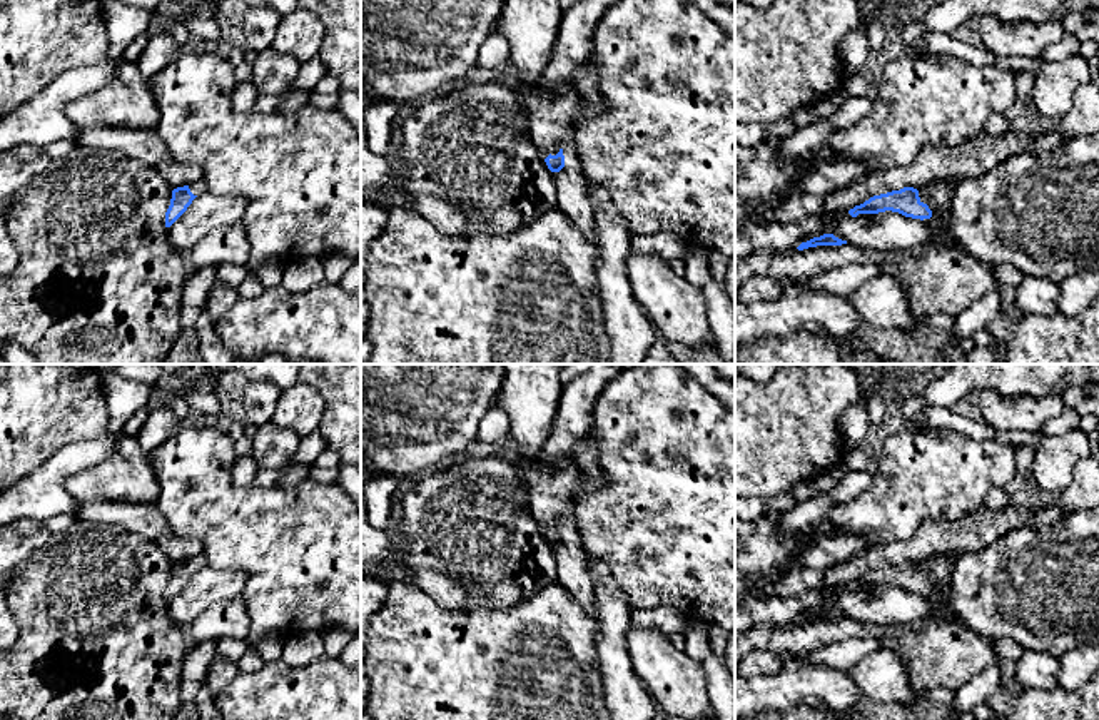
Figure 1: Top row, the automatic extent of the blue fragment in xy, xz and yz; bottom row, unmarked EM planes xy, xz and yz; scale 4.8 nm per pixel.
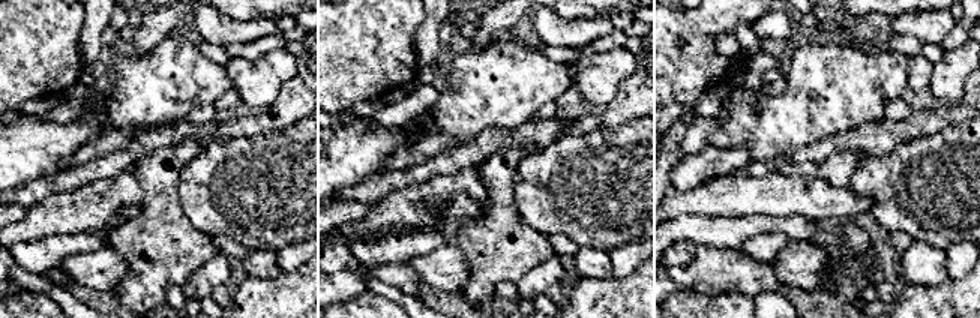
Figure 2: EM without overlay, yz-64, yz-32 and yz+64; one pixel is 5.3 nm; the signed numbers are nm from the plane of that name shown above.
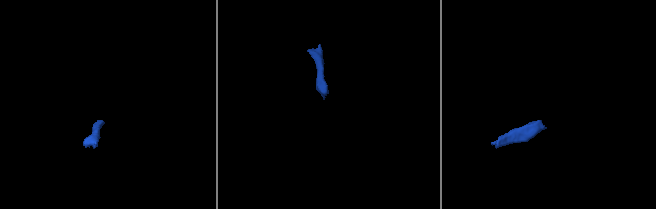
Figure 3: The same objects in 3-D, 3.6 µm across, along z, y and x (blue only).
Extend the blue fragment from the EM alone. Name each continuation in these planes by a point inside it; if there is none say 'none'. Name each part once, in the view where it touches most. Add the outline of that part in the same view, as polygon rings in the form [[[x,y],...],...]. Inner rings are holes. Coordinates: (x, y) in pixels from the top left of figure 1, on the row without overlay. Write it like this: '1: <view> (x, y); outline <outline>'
1: xz (572, 573); outline [[[571,516],[565,518],[563,530],[565,541],[560,546],[553,546],[553,556],[556,560],[556,581],[568,590],[586,615],[595,618],[596,610],[593,605],[593,581],[586,573],[586,555]]]

